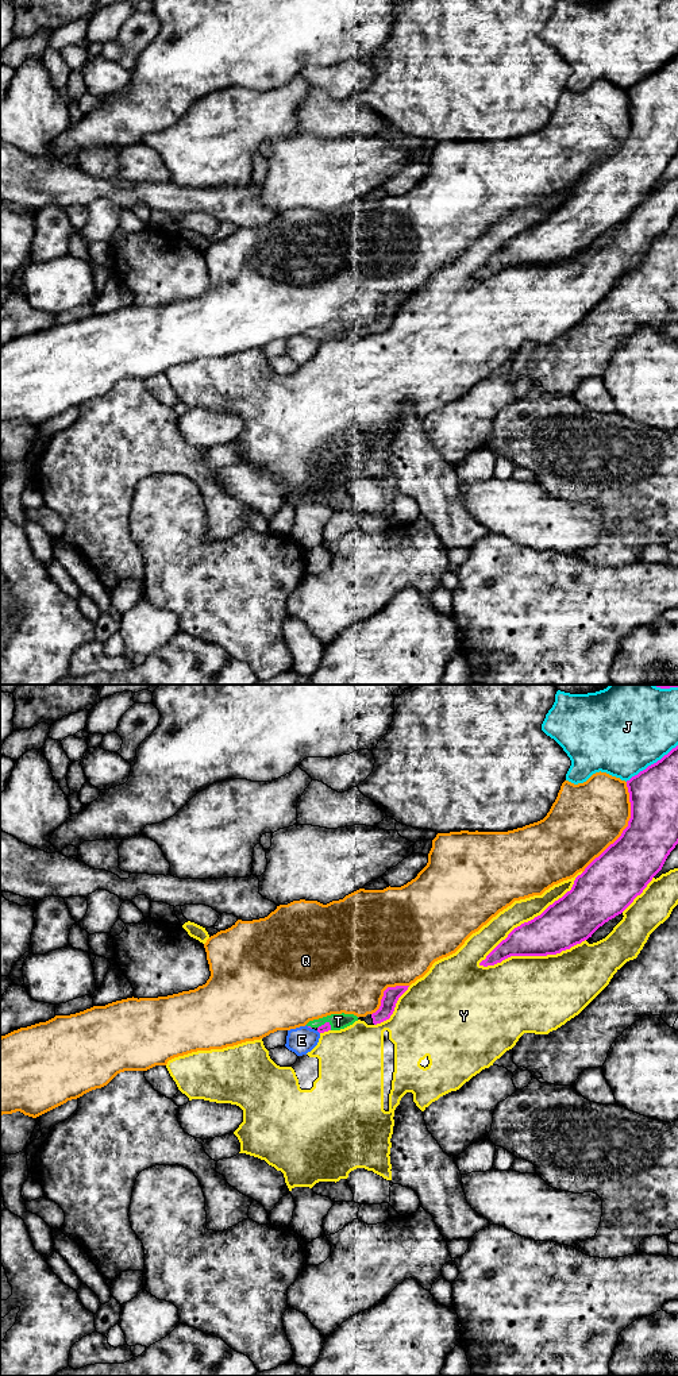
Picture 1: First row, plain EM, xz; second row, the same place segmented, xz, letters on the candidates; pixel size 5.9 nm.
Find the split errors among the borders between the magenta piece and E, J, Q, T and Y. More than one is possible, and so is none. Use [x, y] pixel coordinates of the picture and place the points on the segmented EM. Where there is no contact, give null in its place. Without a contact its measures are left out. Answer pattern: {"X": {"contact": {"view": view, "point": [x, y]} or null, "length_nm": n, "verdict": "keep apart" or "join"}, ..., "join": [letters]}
{"E": {"contact": {"view": "xz", "point": [309, 1026]}, "length_nm": 40, "verdict": "keep apart"}, "J": {"contact": {"view": "xz", "point": [651, 764]}, "length_nm": 380, "verdict": "keep apart"}, "Q": {"contact": {"view": "xz", "point": [626, 828]}, "length_nm": 600, "verdict": "keep apart"}, "T": {"contact": {"view": "xz", "point": [326, 1022]}, "length_nm": 90, "verdict": "join"}, "Y": {"contact": {"view": "xz", "point": [534, 918]}, "length_nm": 800, "verdict": "keep apart"}, "join": ["T"]}

